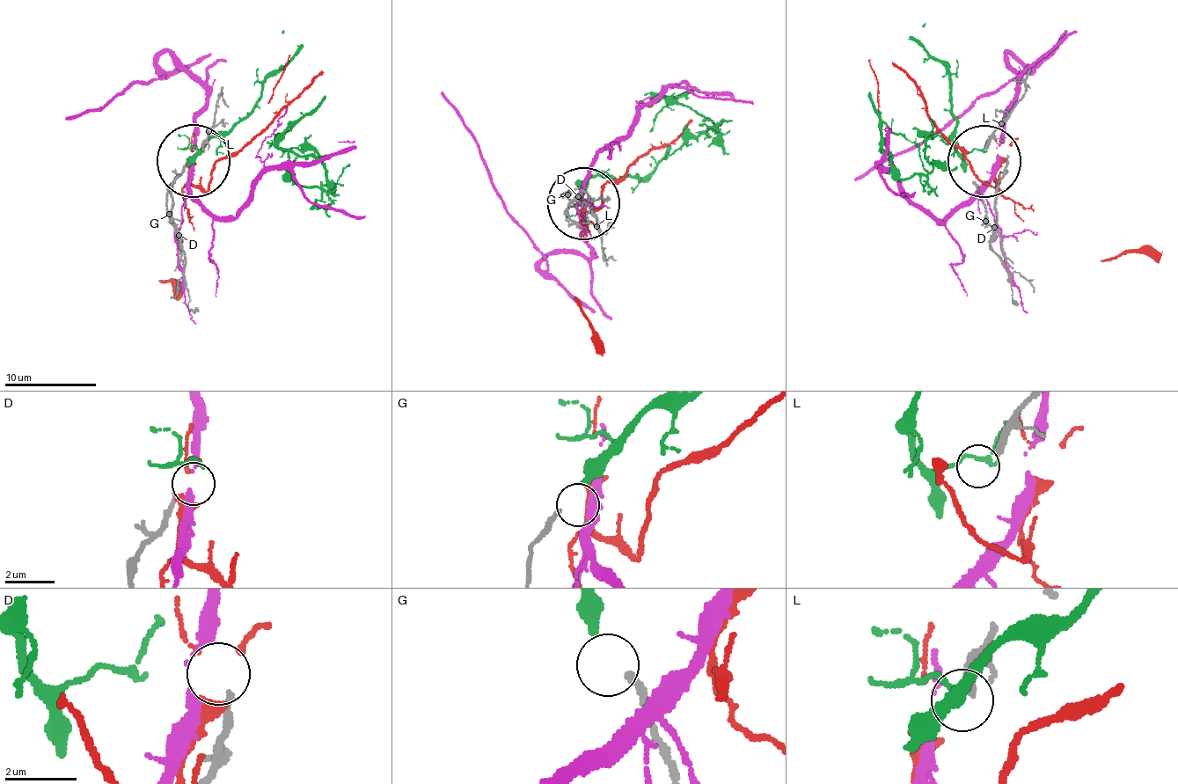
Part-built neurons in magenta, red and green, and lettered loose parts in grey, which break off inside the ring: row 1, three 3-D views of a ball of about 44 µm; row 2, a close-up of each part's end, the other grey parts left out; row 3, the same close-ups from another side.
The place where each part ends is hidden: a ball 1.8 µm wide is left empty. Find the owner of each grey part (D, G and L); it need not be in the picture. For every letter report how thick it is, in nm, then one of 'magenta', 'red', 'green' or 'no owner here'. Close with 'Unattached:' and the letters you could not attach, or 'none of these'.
D: 160 nm thick; no owner here
G: 220 nm thick; green
L: 300 nm thick; no owner here
Unattached: D, L

